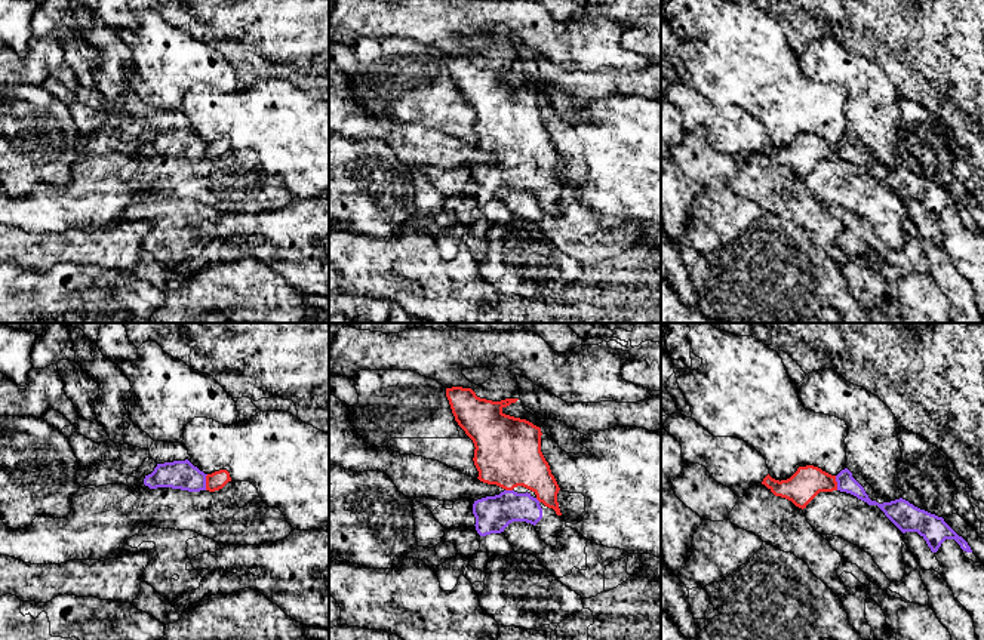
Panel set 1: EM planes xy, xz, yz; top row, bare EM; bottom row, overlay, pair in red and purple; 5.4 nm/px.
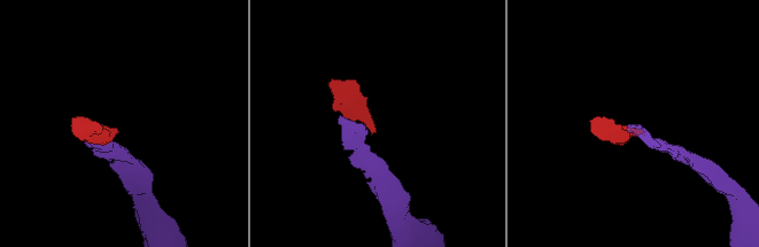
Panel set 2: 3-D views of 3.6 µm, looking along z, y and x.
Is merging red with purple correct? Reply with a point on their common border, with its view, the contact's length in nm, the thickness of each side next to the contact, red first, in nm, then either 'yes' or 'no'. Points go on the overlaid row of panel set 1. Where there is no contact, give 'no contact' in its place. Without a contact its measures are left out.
xy (206, 482) | 90 nm | 100/160 nm | yes

